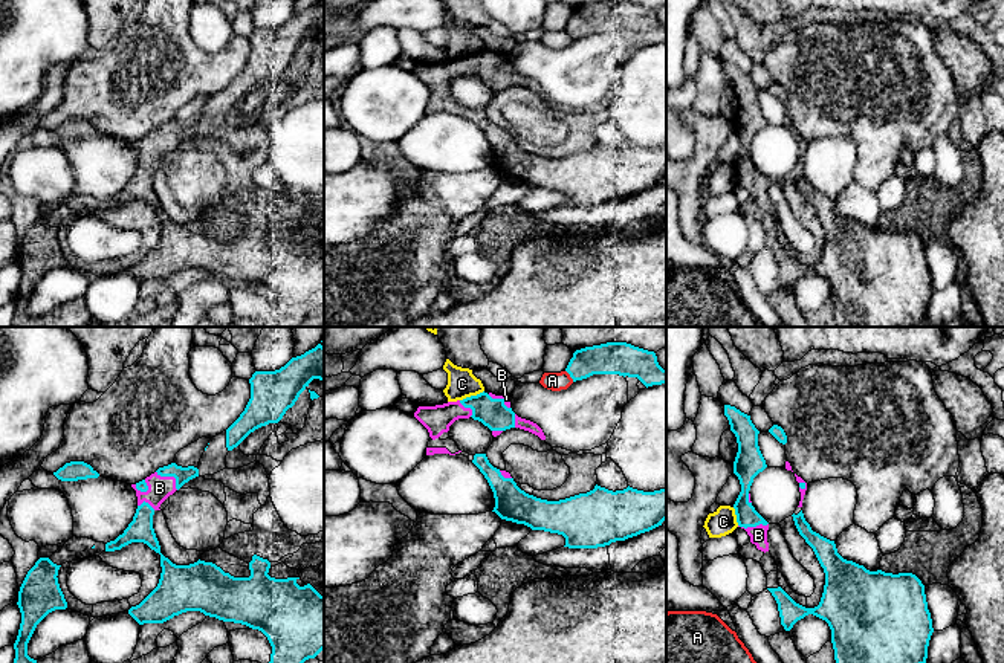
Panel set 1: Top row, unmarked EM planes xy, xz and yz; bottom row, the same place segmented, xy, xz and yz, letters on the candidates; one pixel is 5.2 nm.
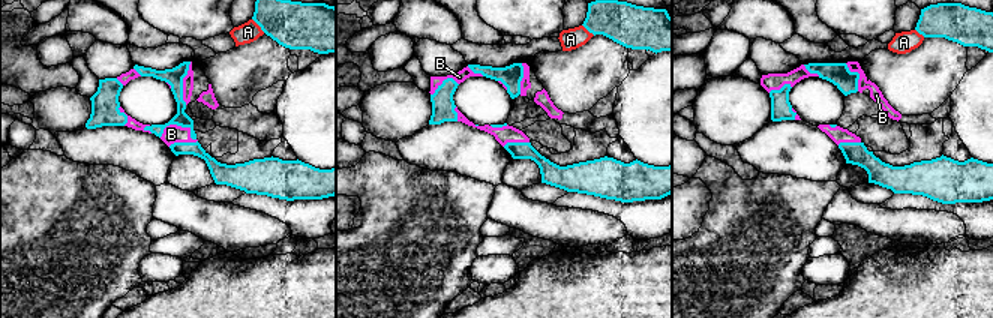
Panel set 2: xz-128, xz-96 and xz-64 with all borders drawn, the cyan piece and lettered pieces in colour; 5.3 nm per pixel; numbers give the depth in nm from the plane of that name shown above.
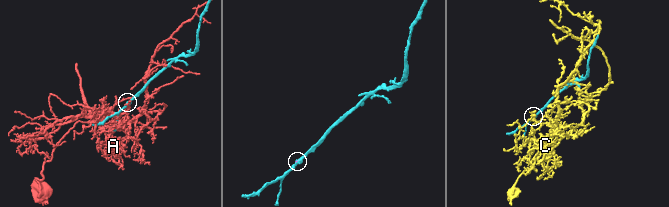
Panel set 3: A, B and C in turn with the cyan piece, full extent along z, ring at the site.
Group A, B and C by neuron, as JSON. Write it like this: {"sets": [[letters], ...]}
{"sets": [["A"], ["B"], ["C"]]}

